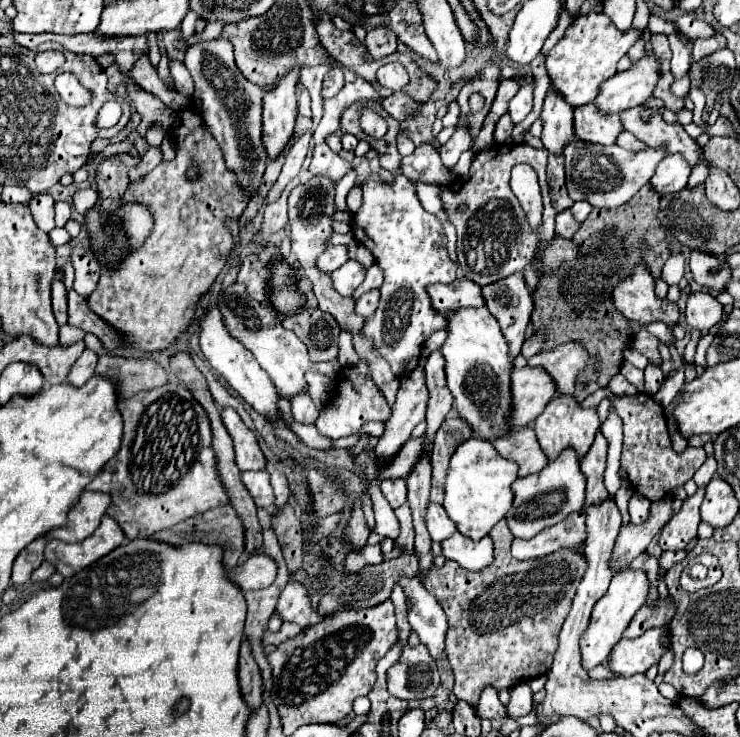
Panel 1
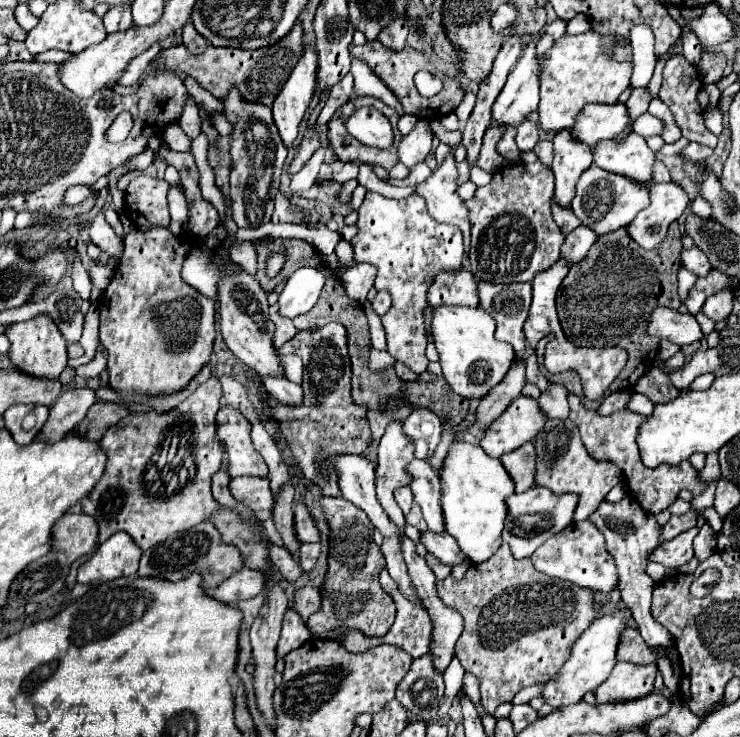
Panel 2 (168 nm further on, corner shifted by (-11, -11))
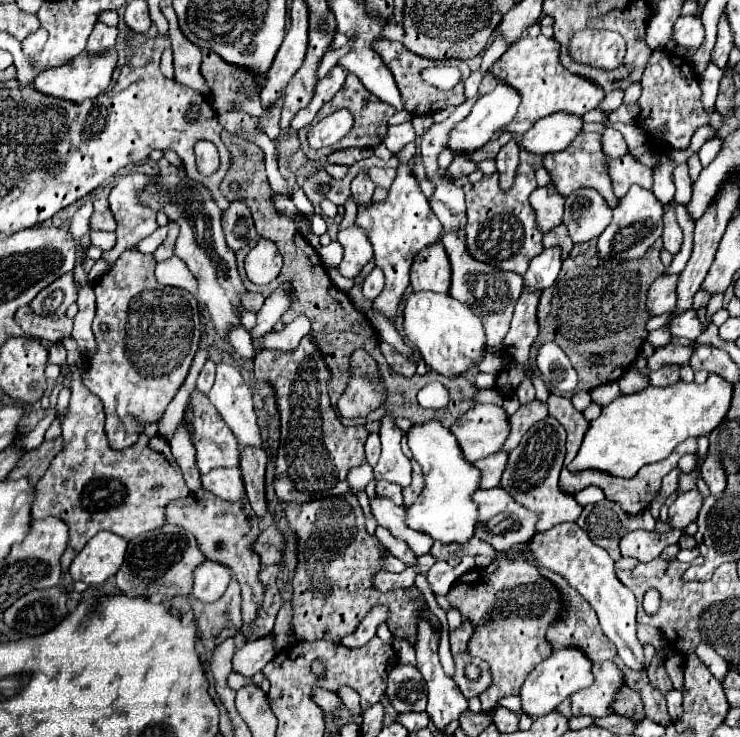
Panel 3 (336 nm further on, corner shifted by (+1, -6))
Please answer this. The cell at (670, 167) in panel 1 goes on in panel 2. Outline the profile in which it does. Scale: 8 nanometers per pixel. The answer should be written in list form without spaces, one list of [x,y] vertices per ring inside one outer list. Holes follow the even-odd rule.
[[[676,181],[652,183],[650,205],[628,225],[628,233],[632,233],[632,239],[636,239],[644,249],[652,249],[664,239],[668,225],[676,221],[688,205],[688,193]]]

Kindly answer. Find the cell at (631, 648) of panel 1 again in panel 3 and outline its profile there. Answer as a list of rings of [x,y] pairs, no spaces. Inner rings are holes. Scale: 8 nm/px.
[[[610,660],[592,664],[592,674],[594,674],[594,684],[570,696],[572,716],[584,714],[584,716],[600,718],[600,716],[610,714],[608,706],[612,698],[616,696],[616,690],[620,690],[620,686],[624,684],[620,668]]]

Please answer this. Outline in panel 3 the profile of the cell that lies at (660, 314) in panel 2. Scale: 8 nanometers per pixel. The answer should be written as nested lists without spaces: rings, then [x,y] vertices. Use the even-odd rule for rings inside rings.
[[[688,310],[670,322],[670,330],[672,330],[672,336],[682,336],[682,338],[688,338],[694,342],[702,334],[702,324],[700,324],[696,312]]]

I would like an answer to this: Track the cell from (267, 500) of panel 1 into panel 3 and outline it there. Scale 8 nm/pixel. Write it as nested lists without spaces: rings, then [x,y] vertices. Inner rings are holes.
[[[214,468],[208,474],[200,476],[202,488],[228,500],[236,500],[244,496],[244,484],[238,468]]]

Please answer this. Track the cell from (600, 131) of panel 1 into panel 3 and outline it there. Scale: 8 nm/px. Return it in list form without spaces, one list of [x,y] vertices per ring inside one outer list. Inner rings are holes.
[[[626,154],[616,160],[608,158],[608,170],[612,170],[612,186],[618,198],[624,198],[632,184],[652,190],[652,170],[636,162],[632,154]]]

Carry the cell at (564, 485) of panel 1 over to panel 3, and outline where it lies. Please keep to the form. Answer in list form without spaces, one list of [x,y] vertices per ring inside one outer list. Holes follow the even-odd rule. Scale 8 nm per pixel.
[[[492,488],[492,490],[476,490],[472,494],[472,500],[478,504],[478,518],[474,526],[474,536],[492,544],[498,552],[508,550],[508,546],[514,546],[516,542],[530,542],[534,536],[534,524],[536,514],[528,514],[524,506],[516,506],[512,502],[512,496],[506,490]]]

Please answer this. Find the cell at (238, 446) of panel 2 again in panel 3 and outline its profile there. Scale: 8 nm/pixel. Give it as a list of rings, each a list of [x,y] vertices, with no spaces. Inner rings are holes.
[[[194,390],[190,394],[188,408],[192,410],[192,418],[182,420],[182,424],[190,432],[190,440],[192,440],[194,448],[196,448],[196,466],[198,466],[200,474],[206,474],[208,470],[220,468],[220,466],[238,466],[238,442],[236,442],[236,436],[232,434],[232,430],[228,430],[226,422],[220,418],[220,414],[216,414],[216,408],[208,400],[208,396]]]

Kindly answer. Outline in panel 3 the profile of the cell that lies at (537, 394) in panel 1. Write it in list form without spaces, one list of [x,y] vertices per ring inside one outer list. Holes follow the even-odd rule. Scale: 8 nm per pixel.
[[[476,404],[452,424],[450,432],[456,436],[462,456],[476,462],[502,448],[508,436],[508,416],[502,406]]]

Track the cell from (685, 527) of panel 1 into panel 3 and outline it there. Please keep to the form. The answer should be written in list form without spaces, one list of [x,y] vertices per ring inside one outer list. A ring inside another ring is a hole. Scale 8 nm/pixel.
[[[670,528],[668,532],[644,532],[636,530],[626,534],[620,540],[620,552],[622,556],[636,558],[638,562],[650,562],[662,554],[662,550],[670,544],[678,544],[682,532],[676,528]]]

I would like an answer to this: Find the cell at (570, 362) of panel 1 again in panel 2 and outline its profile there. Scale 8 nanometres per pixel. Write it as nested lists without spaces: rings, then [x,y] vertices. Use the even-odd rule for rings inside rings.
[[[548,383],[548,387],[542,391],[540,409],[546,413],[548,419],[566,419],[568,417],[568,389],[562,383]]]

